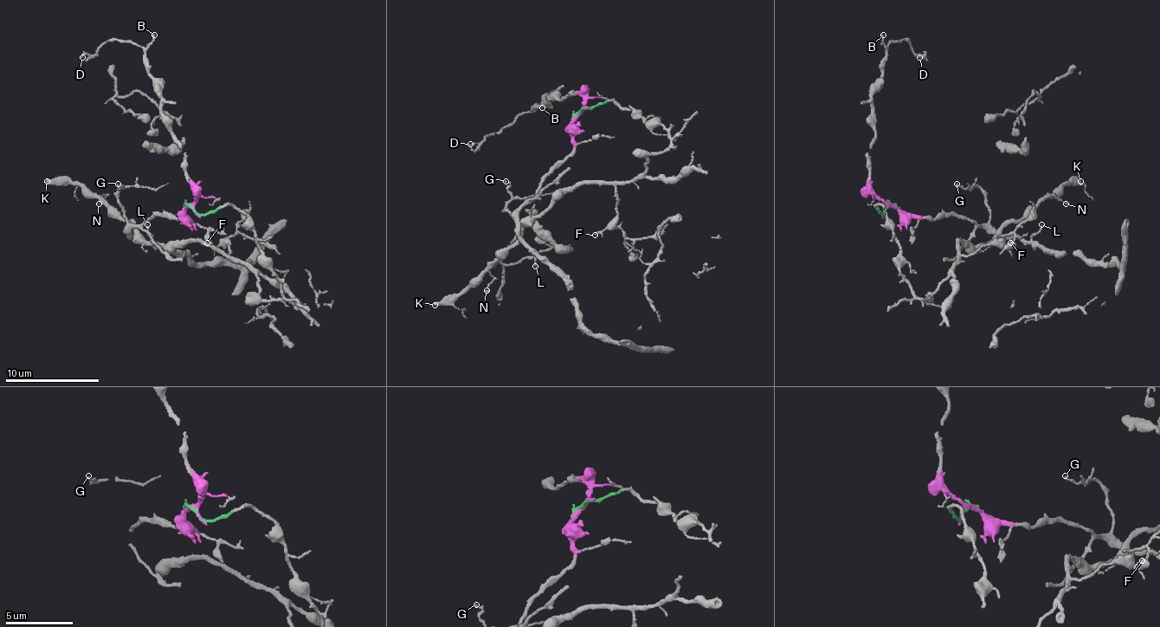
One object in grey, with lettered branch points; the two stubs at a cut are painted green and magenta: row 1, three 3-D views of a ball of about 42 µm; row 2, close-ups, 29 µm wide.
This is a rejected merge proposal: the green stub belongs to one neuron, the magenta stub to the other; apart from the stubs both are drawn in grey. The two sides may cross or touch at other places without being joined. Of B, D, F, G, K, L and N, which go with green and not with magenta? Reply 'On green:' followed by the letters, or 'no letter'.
On green: F, K, N

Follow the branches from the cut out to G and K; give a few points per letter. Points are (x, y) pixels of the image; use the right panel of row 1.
G: (890, 206), (904, 214), (965, 216), (984, 225), (989, 214), (984, 192), (956, 183)
K: (890, 206), (875, 206), (898, 247), (898, 270), (927, 300), (958, 263), (958, 242), (989, 244), (1080, 180)

